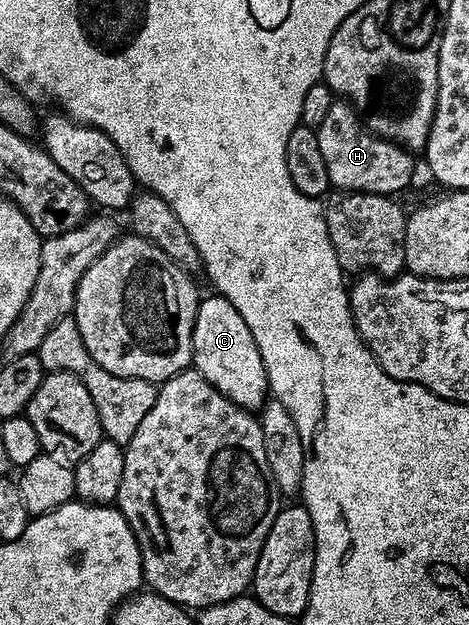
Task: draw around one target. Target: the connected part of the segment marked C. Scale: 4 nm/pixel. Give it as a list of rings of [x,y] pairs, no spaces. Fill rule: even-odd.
[[[202,297],[197,304],[193,325],[192,365],[215,389],[223,392],[227,400],[244,410],[259,412],[265,407],[271,391],[263,356],[259,356],[259,348],[255,344],[255,336],[251,336],[251,328],[243,324],[243,316],[235,312],[227,299],[212,297]]]

